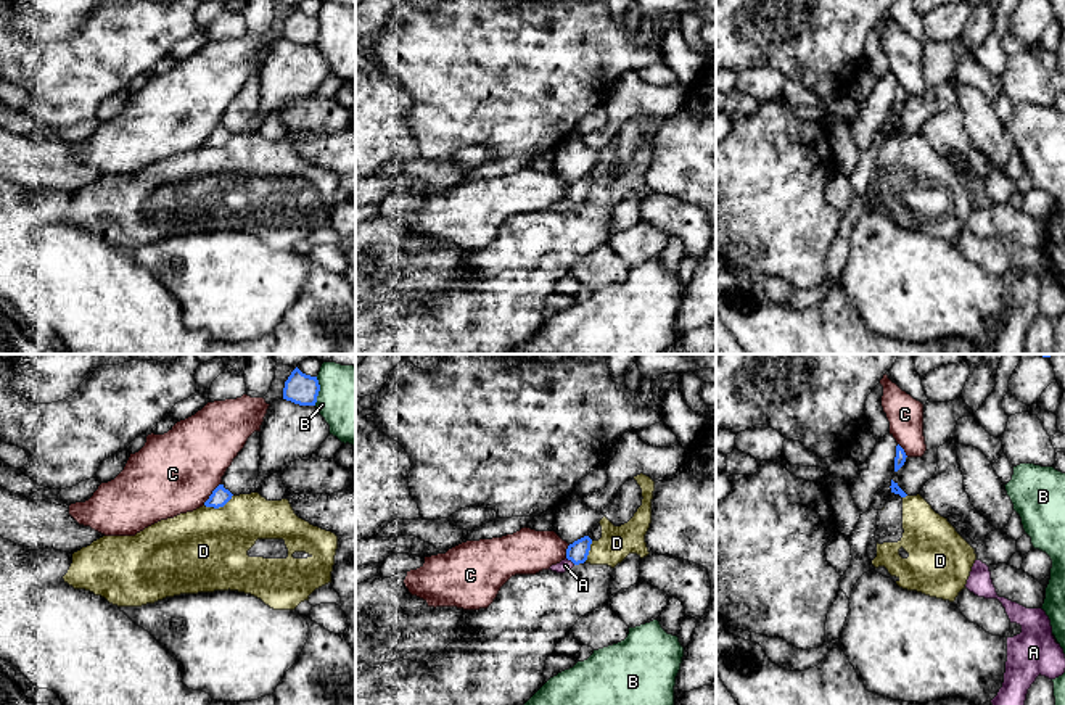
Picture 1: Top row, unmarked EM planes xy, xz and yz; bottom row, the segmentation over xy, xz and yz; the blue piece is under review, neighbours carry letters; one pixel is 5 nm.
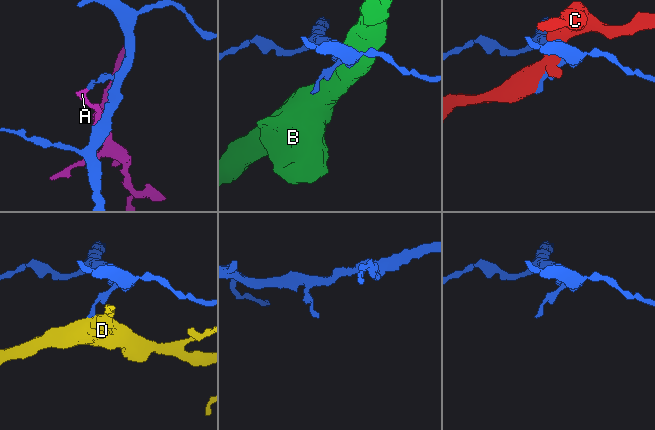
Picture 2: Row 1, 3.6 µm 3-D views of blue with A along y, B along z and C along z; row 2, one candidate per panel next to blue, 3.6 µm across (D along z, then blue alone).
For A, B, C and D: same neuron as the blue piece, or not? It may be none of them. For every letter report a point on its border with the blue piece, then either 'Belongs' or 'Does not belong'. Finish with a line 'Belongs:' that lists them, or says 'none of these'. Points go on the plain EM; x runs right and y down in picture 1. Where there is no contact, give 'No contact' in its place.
A: Touches blue at xz (571, 200). Does not belong
B: Touches blue at xy (319, 29). Does not belong
C: Touches blue at xy (211, 134). Does not belong
D: Touches blue at xy (219, 145). Does not belong
Belongs: none of these

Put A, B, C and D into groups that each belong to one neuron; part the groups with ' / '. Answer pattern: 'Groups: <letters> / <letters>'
Groups: A / B / C / D

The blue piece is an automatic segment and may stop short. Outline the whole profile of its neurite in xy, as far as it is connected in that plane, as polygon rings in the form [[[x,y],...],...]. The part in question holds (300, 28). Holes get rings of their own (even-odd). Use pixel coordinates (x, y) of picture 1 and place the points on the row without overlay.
[[[296,6],[285,21],[283,39],[299,45],[315,45],[319,31],[317,16],[306,14]]]

